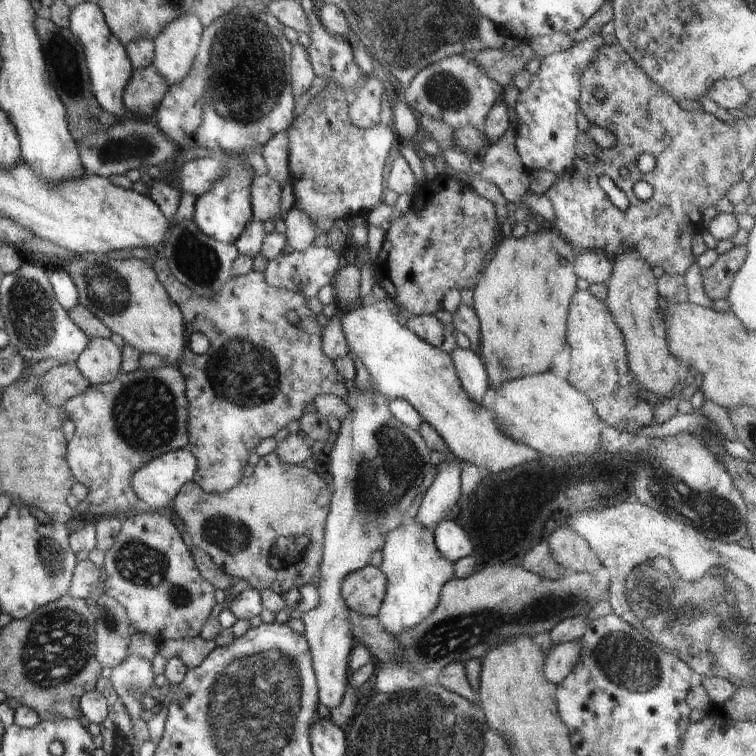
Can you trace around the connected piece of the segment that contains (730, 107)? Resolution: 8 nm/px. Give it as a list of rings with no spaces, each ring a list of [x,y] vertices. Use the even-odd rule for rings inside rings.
[[[739,79],[716,80],[710,86],[707,97],[714,100],[720,108],[733,113],[737,113],[743,105],[751,103],[750,94]]]

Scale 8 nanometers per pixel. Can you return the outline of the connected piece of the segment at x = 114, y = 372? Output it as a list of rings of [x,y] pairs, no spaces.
[[[92,338],[76,360],[90,385],[114,381],[121,373],[122,352],[110,338]]]

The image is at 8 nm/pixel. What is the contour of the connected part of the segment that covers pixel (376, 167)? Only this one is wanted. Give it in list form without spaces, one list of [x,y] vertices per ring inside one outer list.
[[[330,82],[286,129],[294,203],[314,222],[317,233],[330,230],[339,219],[365,216],[384,202],[384,164],[395,134],[380,123],[367,129],[354,126],[348,114],[348,99],[338,84]]]

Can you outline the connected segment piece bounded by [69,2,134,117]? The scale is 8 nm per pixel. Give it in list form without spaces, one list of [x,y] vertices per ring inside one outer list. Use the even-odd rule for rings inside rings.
[[[83,2],[71,9],[70,32],[79,40],[84,50],[90,81],[92,82],[92,95],[96,98],[101,108],[111,115],[124,114],[123,96],[124,89],[133,73],[133,66],[128,58],[125,45],[112,34],[108,28],[104,14],[98,3]]]

